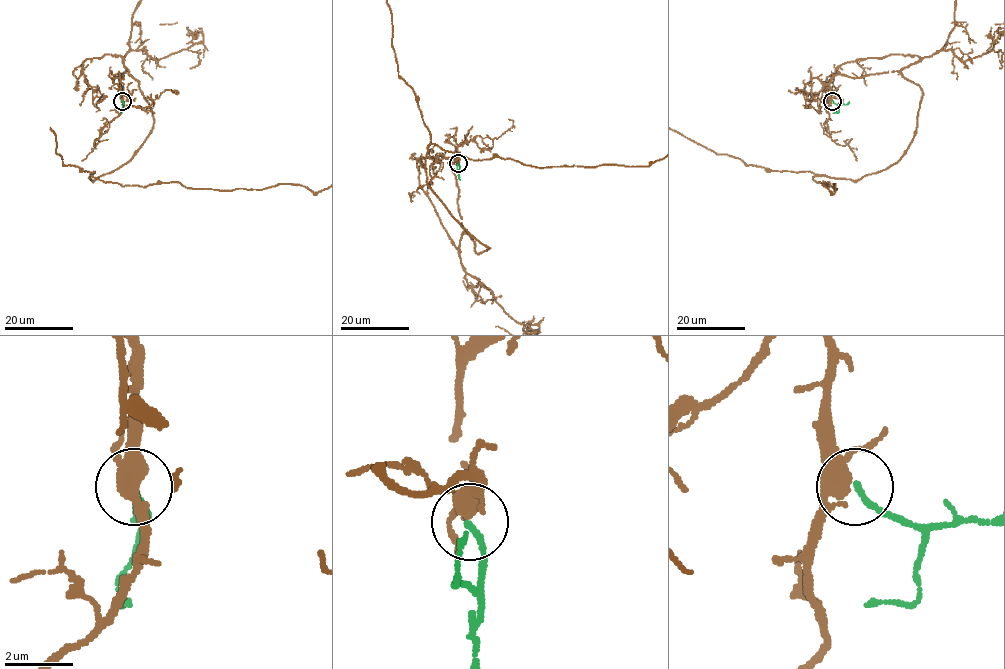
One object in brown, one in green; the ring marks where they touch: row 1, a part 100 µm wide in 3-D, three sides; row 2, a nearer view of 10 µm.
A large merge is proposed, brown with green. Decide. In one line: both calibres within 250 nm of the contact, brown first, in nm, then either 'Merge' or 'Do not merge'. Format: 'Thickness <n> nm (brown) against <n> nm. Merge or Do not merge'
Thickness 360 nm (brown) against 180 nm. Merge

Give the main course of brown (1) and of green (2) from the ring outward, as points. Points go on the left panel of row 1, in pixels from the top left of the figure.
1: (122, 100), (114, 75), (127, 71), (153, 128), (90, 176), (122, 186), (313, 192)
2: (122, 101), (121, 113)

